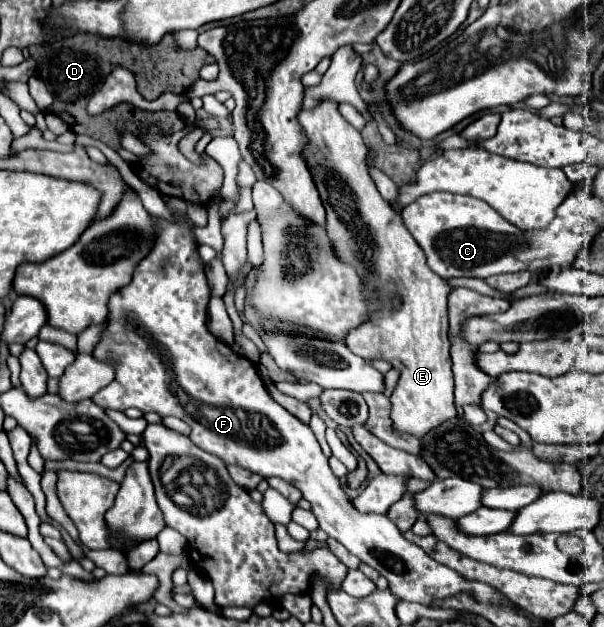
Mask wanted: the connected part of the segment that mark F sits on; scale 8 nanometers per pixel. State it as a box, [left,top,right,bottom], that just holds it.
[91,199,523,611]

